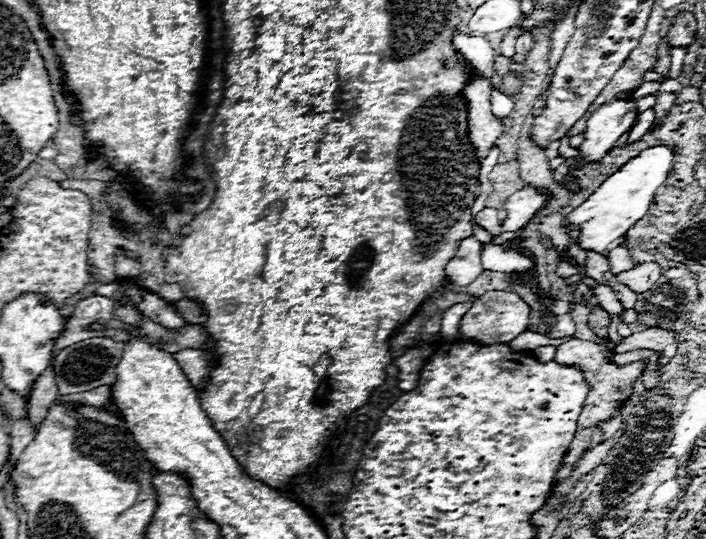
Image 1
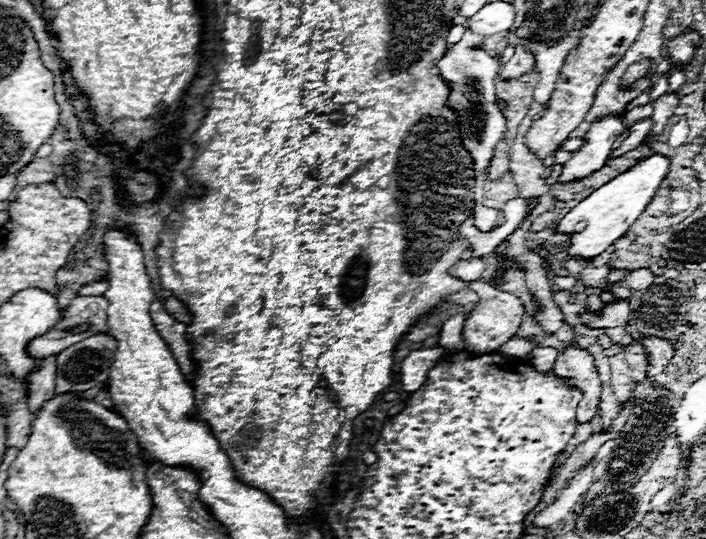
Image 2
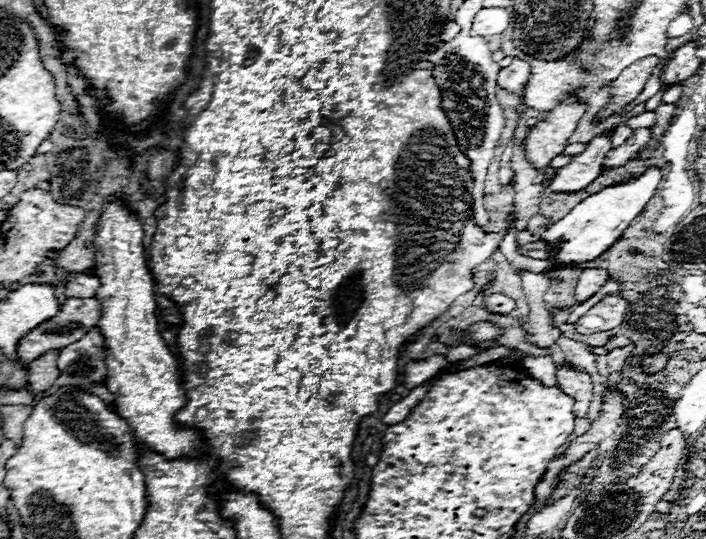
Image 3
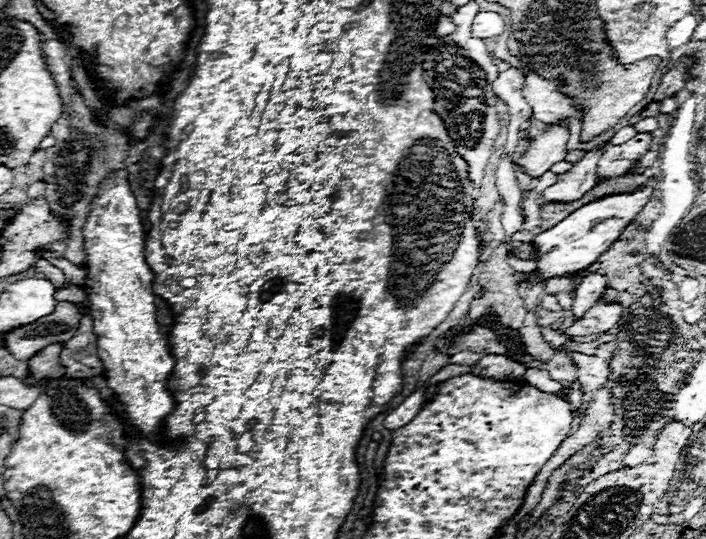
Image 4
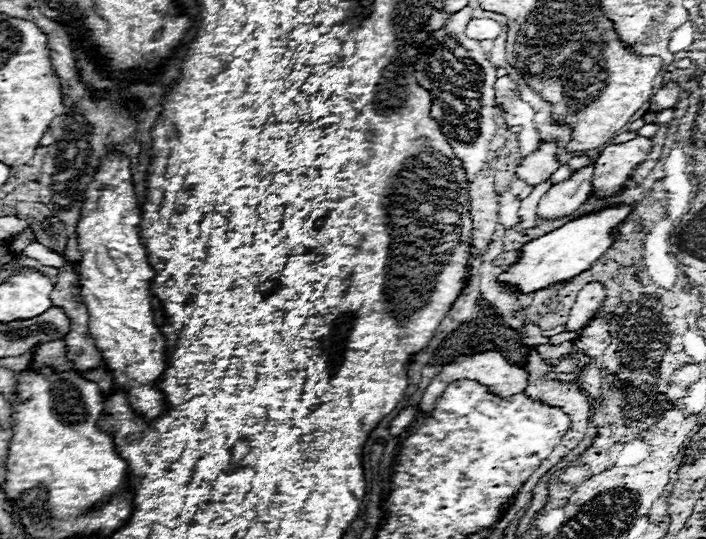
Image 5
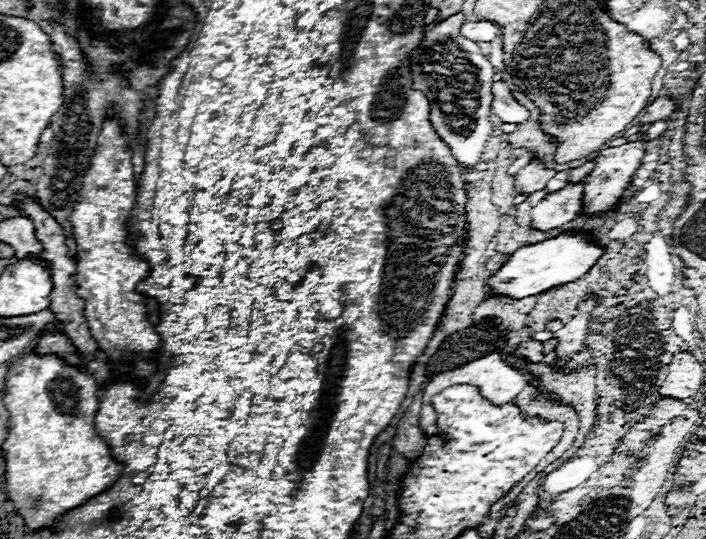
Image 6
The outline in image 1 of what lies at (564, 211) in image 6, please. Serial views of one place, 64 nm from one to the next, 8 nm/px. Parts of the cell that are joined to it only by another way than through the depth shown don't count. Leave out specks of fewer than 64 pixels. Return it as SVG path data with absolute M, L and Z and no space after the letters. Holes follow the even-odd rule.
M632 96L610 100L592 112L586 120L586 142L578 148L580 154L576 156L580 166L588 164L588 160L600 160L614 146L618 136L632 128L636 116L636 100Z

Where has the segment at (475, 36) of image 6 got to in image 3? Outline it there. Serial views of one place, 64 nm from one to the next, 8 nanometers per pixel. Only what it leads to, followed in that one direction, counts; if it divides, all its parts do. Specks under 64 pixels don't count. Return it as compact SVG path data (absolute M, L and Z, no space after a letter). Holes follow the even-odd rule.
M482 8L472 22L474 36L494 36L502 34L512 22L512 14L506 8Z

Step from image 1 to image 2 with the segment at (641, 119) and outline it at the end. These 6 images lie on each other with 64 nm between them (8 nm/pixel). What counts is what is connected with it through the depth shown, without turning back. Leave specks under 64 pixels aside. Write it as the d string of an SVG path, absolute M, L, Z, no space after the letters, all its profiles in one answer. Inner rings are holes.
M644 118L644 120L636 122L636 124L630 128L630 134L628 134L628 138L622 142L622 146L616 148L610 156L620 156L620 154L624 154L624 152L628 152L628 150L634 150L638 144L642 144L642 142L648 138L650 126L652 126L652 118Z

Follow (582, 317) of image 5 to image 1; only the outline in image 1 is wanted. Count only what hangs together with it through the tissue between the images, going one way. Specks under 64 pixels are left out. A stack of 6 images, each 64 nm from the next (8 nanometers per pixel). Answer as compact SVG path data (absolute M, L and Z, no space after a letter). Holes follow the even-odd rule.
M588 252L584 272L586 272L586 276L592 276L598 284L610 284L616 280L606 254L600 254L600 252Z

